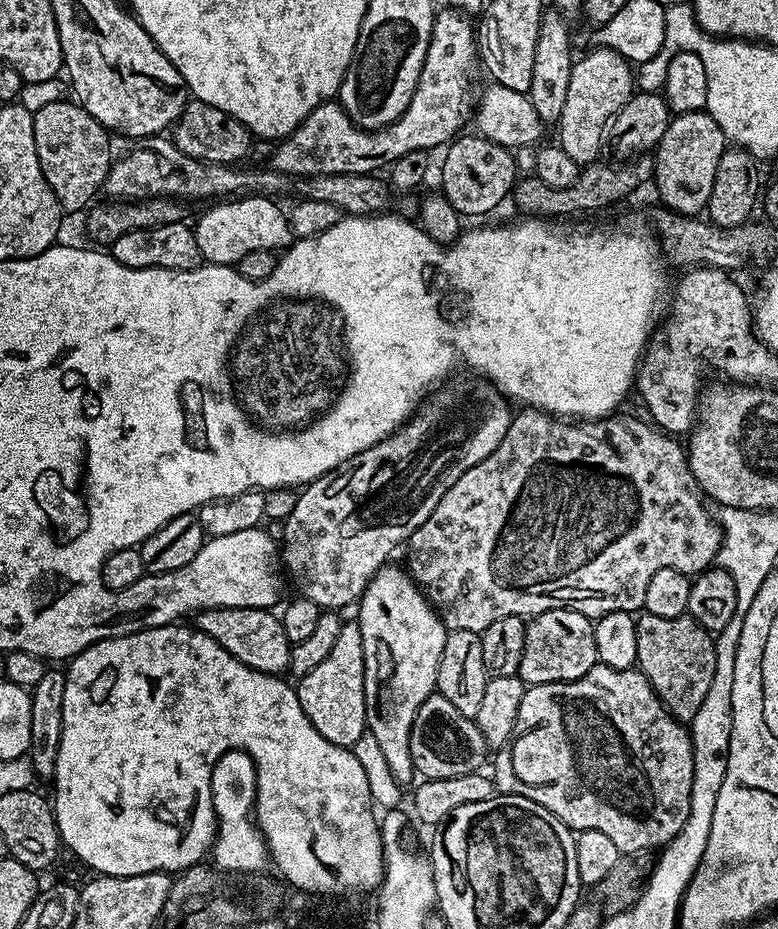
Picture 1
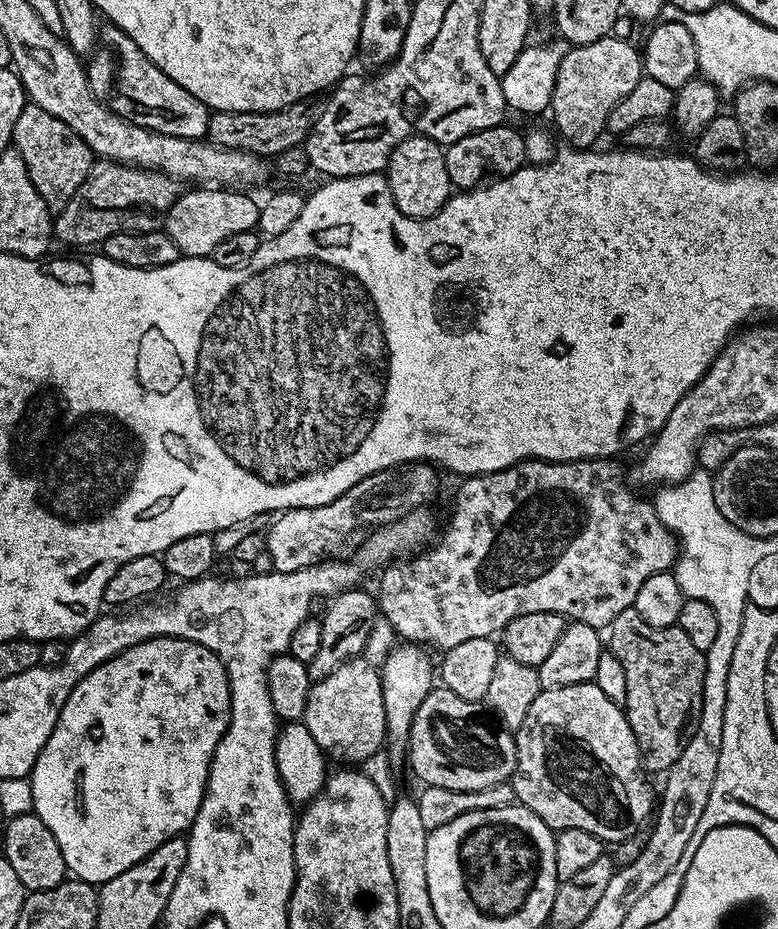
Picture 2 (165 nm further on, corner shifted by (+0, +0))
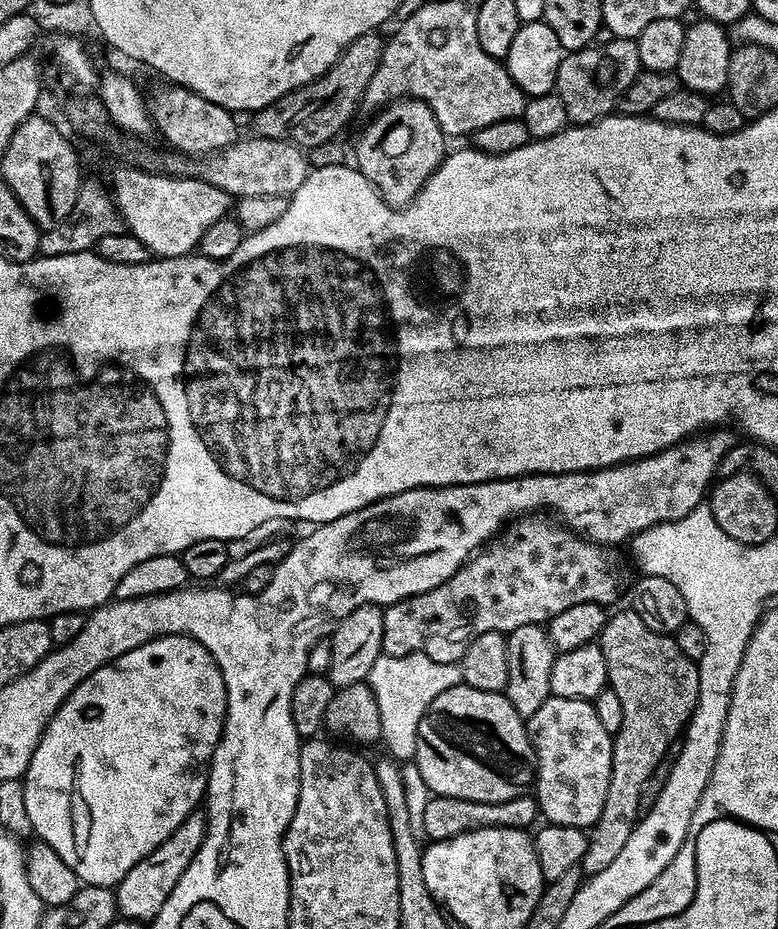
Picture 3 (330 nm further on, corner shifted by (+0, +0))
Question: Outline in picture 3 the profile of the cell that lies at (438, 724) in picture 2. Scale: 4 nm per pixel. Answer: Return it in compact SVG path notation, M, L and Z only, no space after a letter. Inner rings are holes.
M463 682L450 686L450 690L442 690L422 714L414 763L422 770L422 782L426 782L433 796L466 798L470 802L510 802L510 798L525 795L536 778L536 755L528 737L525 717L510 706L503 692L474 690Z

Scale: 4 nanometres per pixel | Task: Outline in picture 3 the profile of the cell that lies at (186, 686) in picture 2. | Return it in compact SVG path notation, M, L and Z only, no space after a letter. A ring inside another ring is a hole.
M160 636L157 640L146 642L118 658L114 658L106 666L94 670L90 678L86 678L73 690L62 702L62 706L50 718L48 725L44 727L42 738L30 758L30 766L25 770L22 781L25 790L26 814L32 823L32 832L43 843L48 844L54 850L58 850L58 858L74 870L77 881L85 885L97 884L103 888L115 889L126 874L146 854L153 852L166 837L174 832L191 812L201 807L201 797L207 793L208 779L206 769L212 762L212 755L220 741L220 735L224 732L224 714L228 710L228 699L224 689L224 675L222 670L214 662L209 652L204 651L202 642L198 642L189 636Z

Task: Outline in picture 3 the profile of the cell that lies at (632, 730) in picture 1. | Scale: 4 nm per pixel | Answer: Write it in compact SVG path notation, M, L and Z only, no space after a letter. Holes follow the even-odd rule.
M551 695L526 723L536 755L534 795L539 815L549 824L591 829L602 814L606 790L610 790L614 739L613 733L602 727L595 703Z

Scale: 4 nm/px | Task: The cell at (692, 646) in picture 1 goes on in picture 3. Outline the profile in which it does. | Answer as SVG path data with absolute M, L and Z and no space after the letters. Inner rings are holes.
M631 610L612 612L598 641L606 658L608 687L618 694L622 702L622 726L614 733L612 742L612 769L610 770L610 790L606 790L606 803L602 814L588 832L588 845L582 865L585 873L606 870L614 862L622 846L626 846L634 830L638 814L638 798L642 786L654 766L669 755L668 747L681 739L682 733L692 717L698 702L697 661L686 658L678 650L675 635L655 632Z

